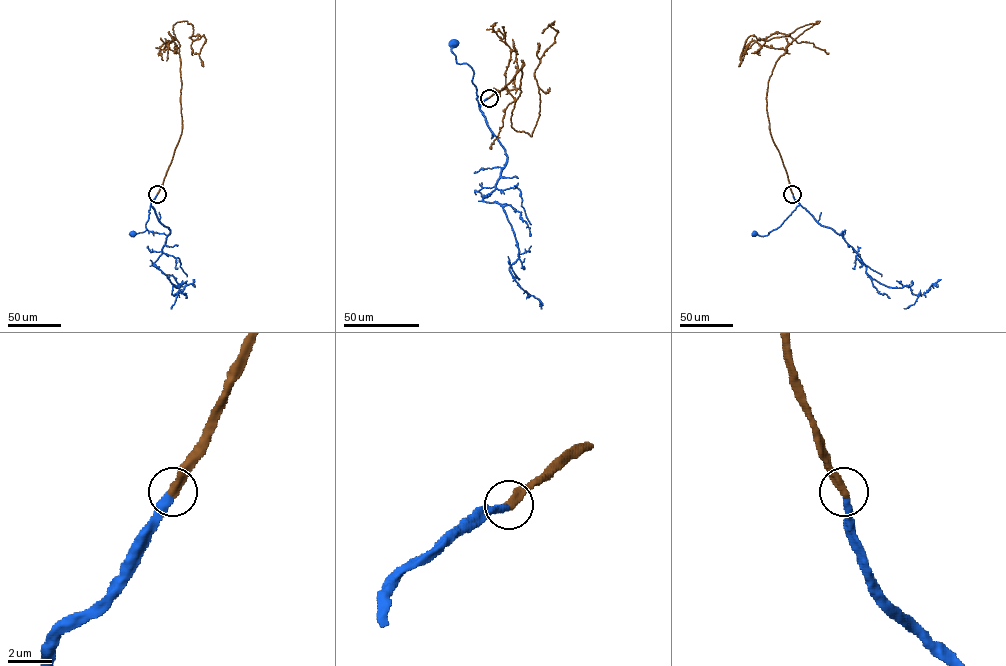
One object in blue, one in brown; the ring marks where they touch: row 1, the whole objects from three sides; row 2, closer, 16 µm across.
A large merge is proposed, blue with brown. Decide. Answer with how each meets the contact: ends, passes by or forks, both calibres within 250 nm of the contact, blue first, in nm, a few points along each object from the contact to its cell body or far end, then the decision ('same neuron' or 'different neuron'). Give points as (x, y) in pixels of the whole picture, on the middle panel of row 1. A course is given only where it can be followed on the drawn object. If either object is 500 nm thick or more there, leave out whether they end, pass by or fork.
blue ends; brown ends; calibres 340 and 400 nm; course blue (489, 98), (479, 108), (476, 88), (472, 83), (473, 71), (466, 63), (456, 61), (451, 50), (454, 43); course brown (489, 98), (523, 60), (511, 126), (532, 136), (540, 114), (534, 72), (554, 42), (554, 21); same neuron

